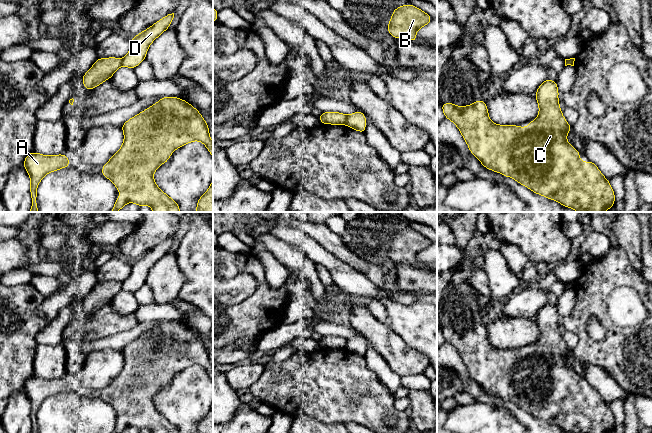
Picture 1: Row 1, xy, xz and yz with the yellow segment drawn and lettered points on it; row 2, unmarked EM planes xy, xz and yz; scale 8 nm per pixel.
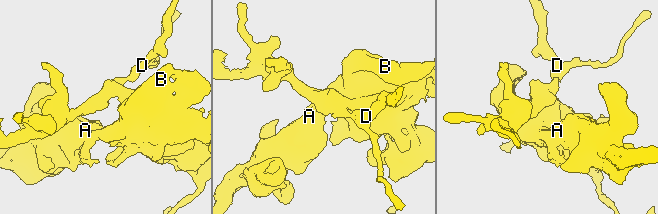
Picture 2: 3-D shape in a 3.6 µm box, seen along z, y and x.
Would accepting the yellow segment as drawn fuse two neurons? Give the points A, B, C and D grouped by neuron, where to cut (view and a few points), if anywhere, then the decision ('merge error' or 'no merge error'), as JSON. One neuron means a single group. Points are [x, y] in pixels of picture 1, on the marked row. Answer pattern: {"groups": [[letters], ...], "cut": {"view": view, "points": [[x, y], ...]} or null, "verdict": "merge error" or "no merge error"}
{"groups": [["A", "B", "C"], ["D"]], "cut": {"view": "xz", "points": [[347, 116], [344, 123]]}, "verdict": "merge error"}

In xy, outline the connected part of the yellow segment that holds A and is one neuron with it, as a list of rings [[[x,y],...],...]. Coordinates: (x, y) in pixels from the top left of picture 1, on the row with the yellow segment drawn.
[[[33,151],[27,155],[23,164],[31,179],[30,193],[32,206],[29,212],[39,212],[37,209],[36,196],[40,181],[48,173],[68,167],[70,160],[65,154],[47,156]]]

